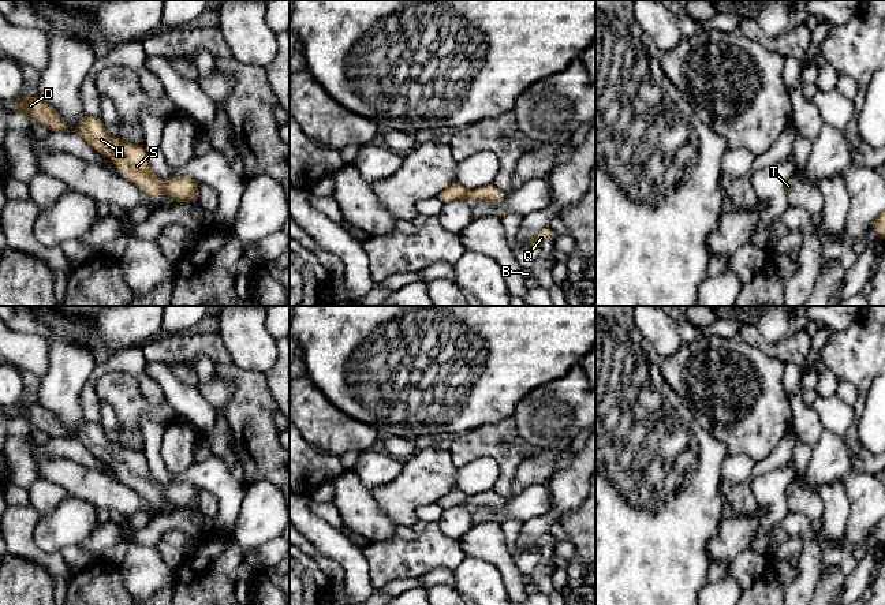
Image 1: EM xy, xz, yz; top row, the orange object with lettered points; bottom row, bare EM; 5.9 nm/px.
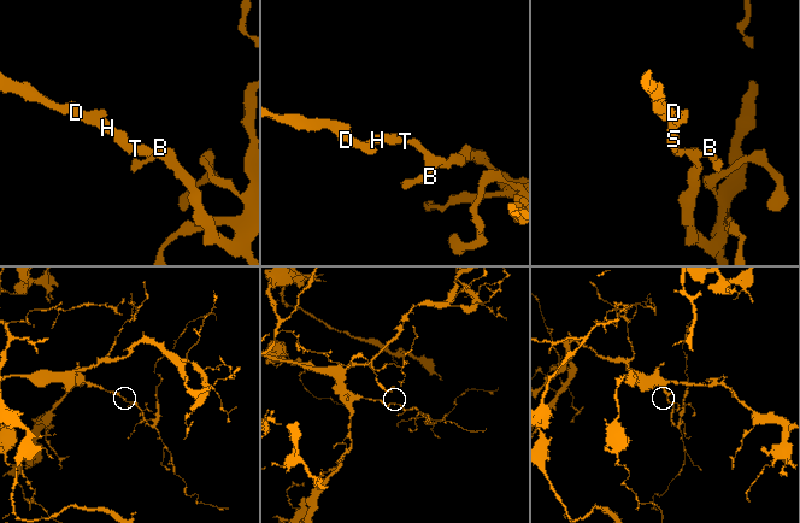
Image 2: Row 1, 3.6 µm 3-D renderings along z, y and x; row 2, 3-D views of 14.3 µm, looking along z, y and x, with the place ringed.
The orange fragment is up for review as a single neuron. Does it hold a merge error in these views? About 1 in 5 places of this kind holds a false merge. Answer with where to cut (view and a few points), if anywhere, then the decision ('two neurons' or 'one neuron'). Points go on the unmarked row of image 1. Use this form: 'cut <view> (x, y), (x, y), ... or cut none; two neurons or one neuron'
cut none; one neuron

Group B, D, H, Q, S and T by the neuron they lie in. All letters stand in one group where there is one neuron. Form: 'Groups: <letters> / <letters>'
Groups: B D H Q S T

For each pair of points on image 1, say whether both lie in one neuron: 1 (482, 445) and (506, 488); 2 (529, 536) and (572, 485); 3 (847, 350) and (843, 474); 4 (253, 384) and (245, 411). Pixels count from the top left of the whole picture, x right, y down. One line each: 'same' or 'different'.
1: same
2: same
3: different
4: same

